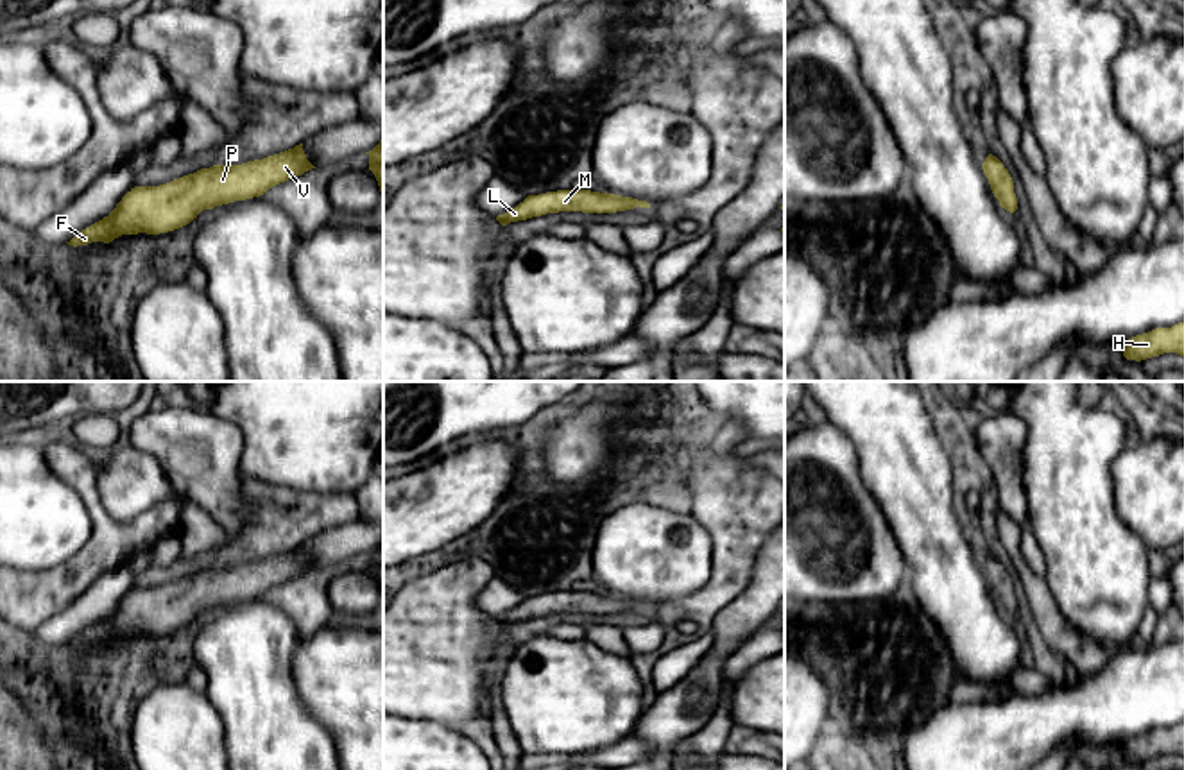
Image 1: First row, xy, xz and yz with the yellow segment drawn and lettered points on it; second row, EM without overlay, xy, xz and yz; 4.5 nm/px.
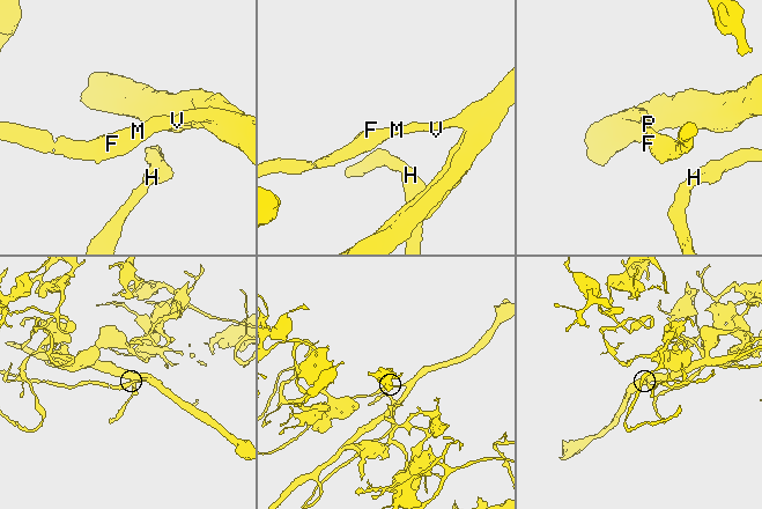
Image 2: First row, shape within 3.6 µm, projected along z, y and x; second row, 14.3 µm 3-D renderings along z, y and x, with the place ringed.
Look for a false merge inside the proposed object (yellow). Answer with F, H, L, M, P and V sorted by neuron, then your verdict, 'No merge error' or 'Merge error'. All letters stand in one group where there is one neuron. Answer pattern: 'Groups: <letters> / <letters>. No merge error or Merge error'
Groups: F H L M P V. No merge error

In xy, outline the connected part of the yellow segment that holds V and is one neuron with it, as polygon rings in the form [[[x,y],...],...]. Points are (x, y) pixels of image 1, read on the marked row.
[[[303,143],[242,165],[213,165],[159,186],[131,188],[102,220],[68,245],[109,244],[122,235],[159,235],[190,224],[202,210],[263,195],[269,188],[315,168]]]

